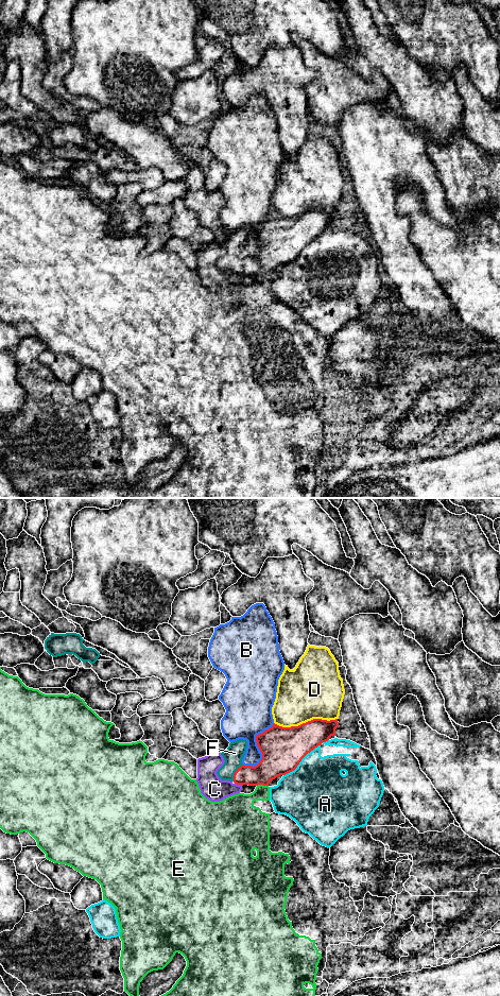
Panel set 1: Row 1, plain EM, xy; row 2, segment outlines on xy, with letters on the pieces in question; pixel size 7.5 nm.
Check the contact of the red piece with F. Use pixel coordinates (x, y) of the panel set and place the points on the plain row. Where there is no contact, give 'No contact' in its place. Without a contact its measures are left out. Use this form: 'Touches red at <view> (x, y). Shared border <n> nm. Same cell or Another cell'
Touches red at xy (235, 262). Shared border 150 nm. Same cell

